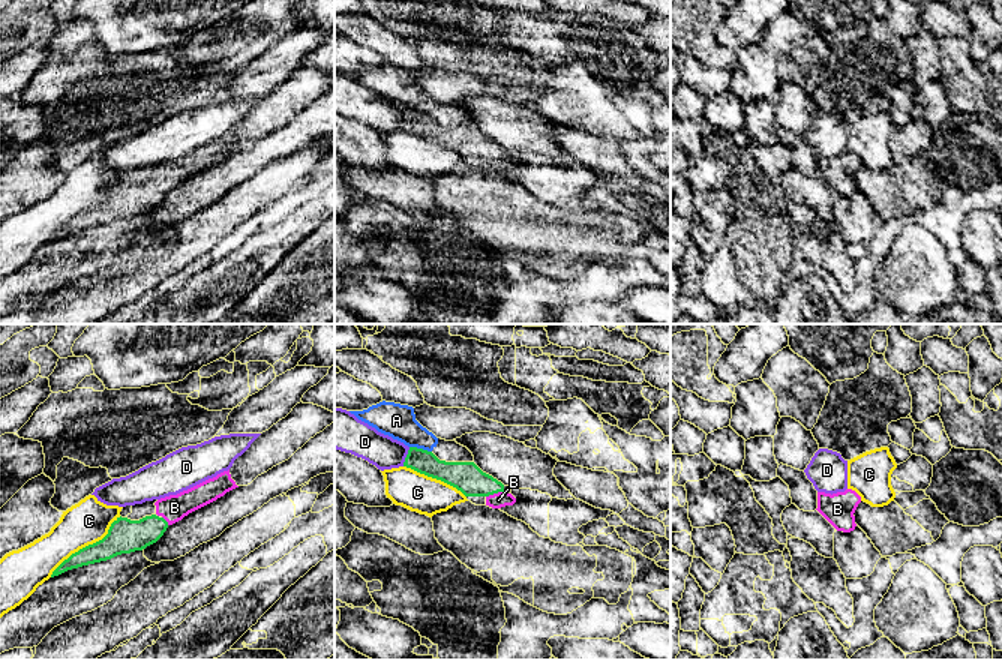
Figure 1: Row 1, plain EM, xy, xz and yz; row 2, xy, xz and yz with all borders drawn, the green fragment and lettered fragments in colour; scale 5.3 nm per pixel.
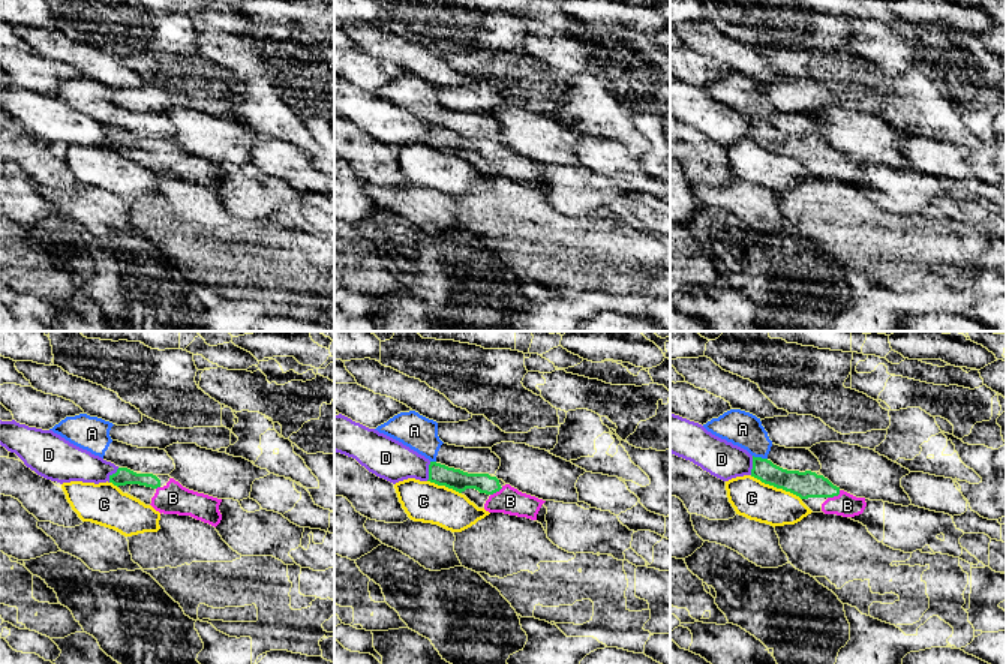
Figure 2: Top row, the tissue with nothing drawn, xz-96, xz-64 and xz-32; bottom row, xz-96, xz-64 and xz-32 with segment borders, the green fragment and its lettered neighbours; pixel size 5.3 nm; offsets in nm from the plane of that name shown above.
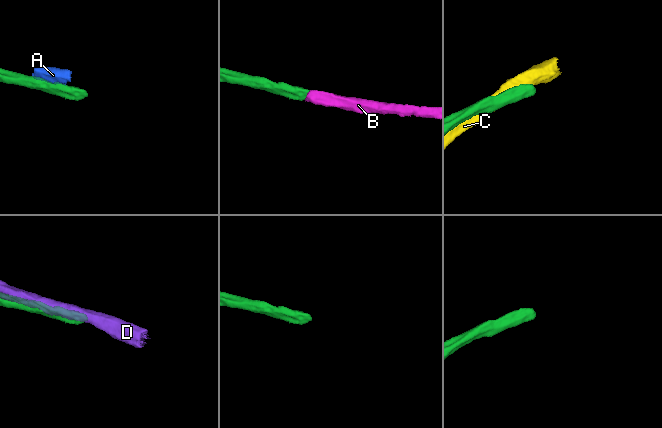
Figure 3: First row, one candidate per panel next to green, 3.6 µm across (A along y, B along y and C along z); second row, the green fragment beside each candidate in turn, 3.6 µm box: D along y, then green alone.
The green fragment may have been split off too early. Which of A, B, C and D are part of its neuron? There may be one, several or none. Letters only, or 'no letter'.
B

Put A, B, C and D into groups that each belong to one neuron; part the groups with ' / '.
A / B / C / D

